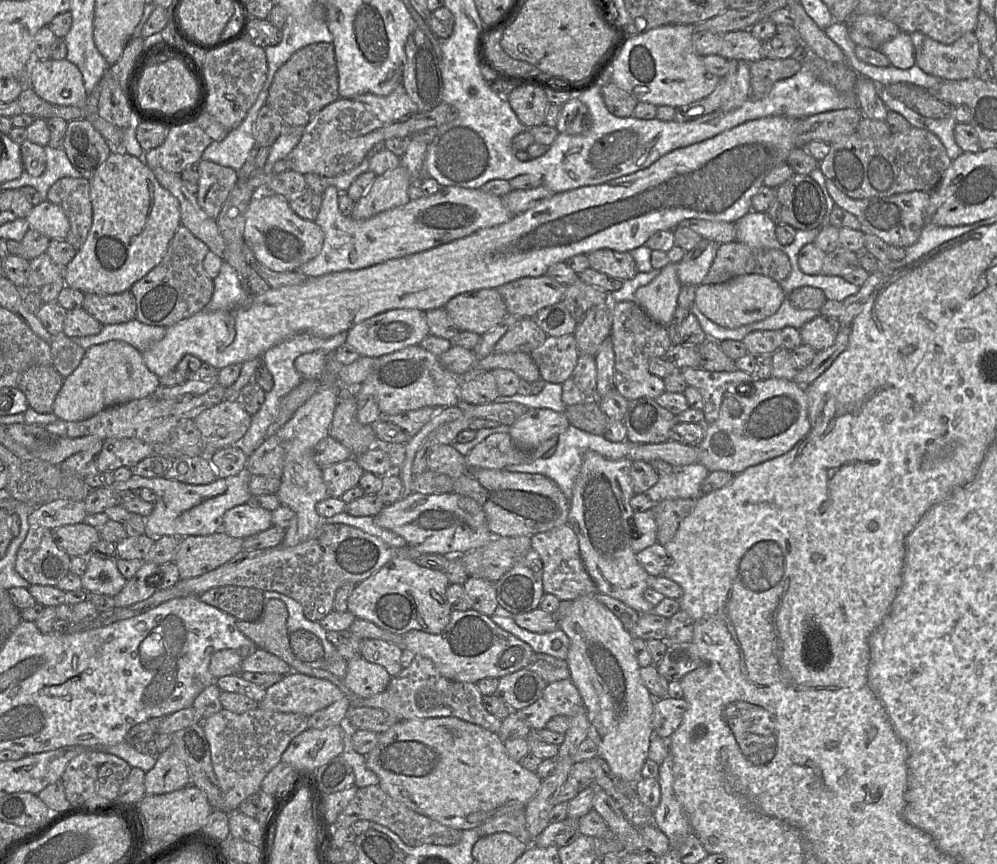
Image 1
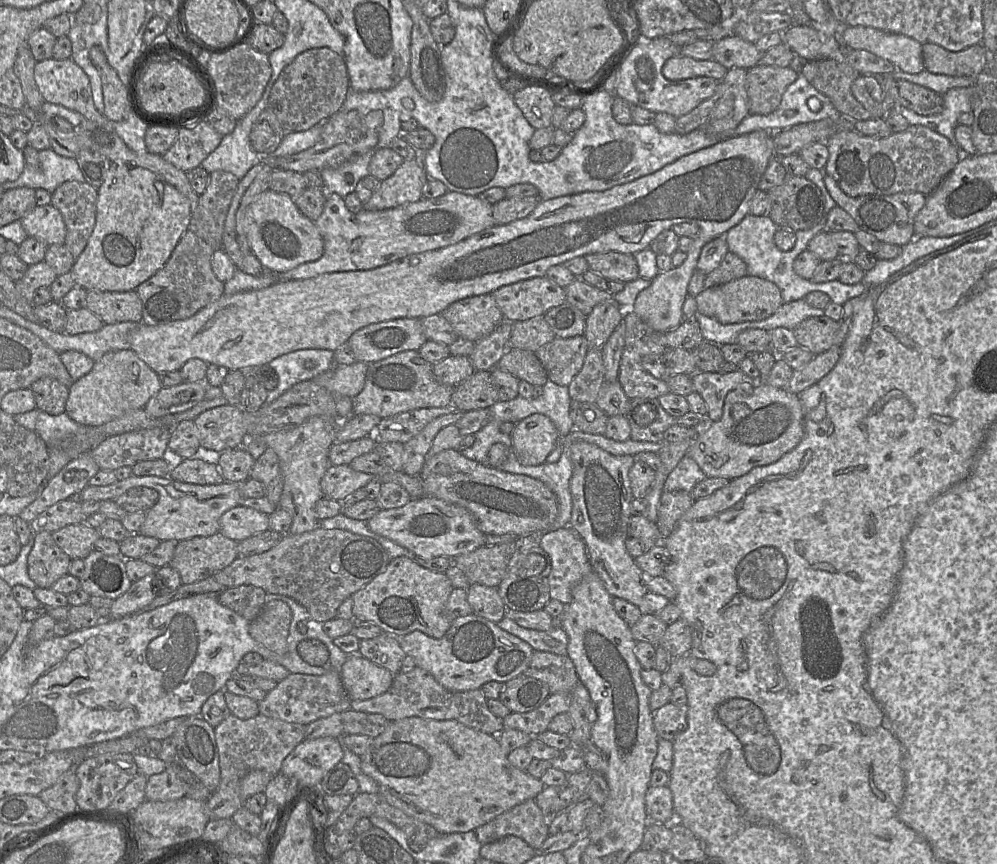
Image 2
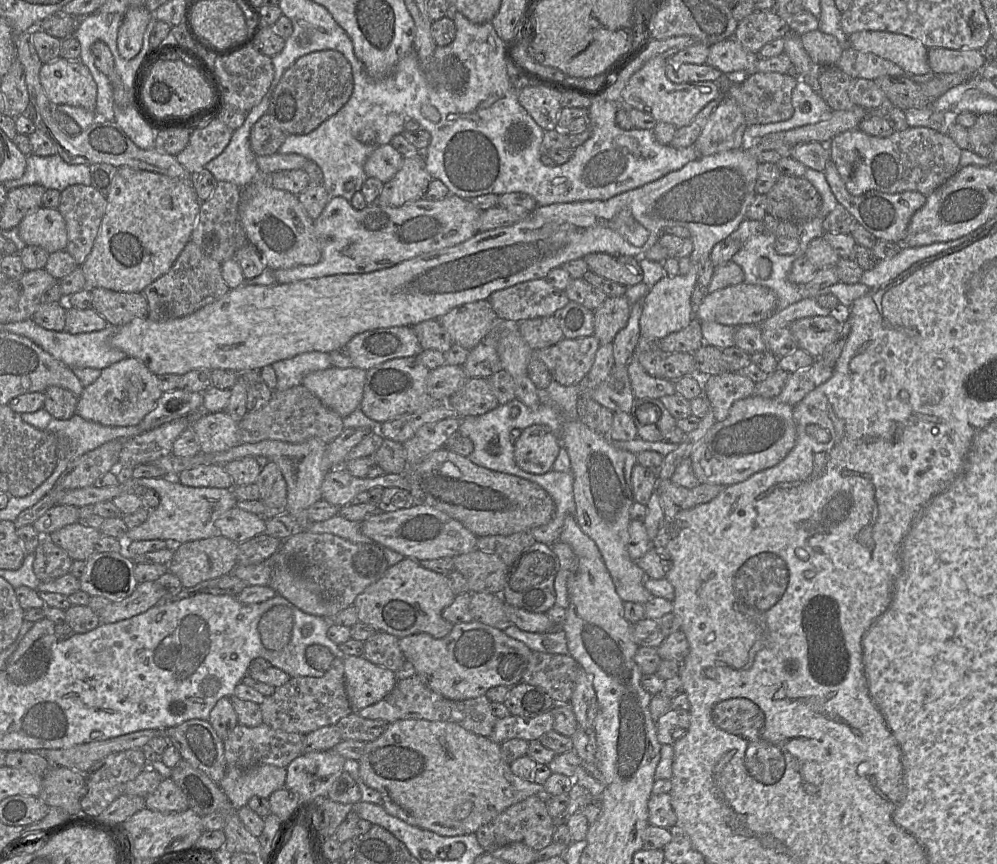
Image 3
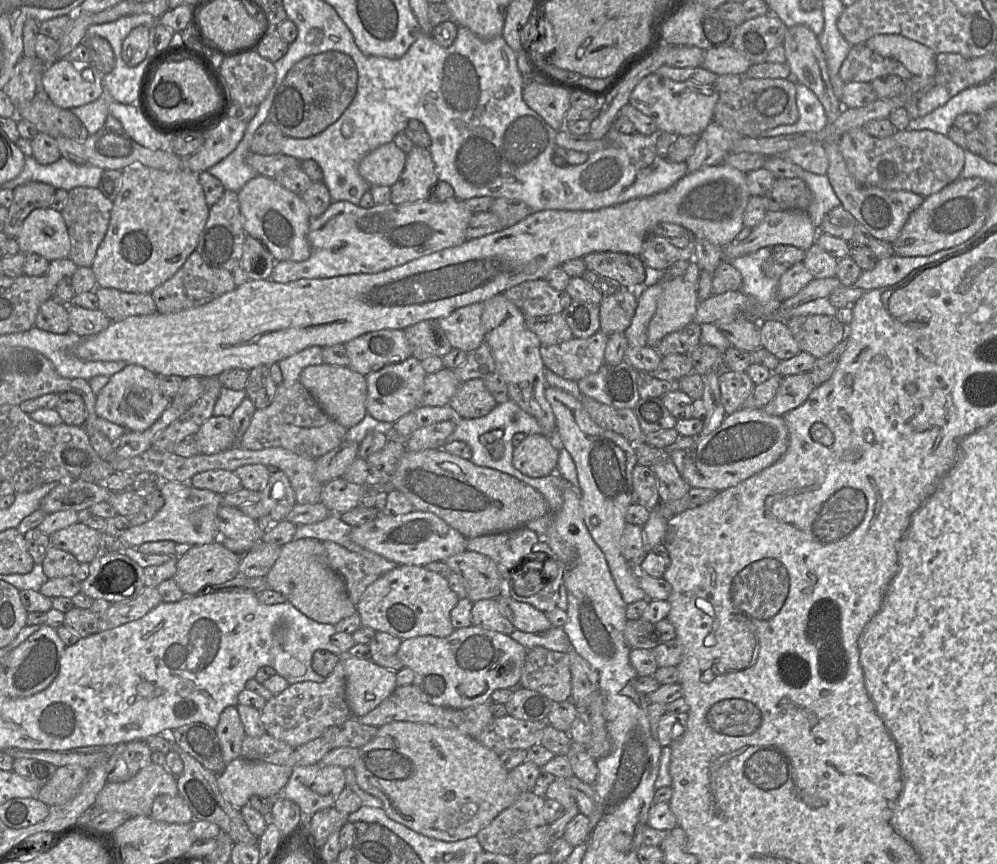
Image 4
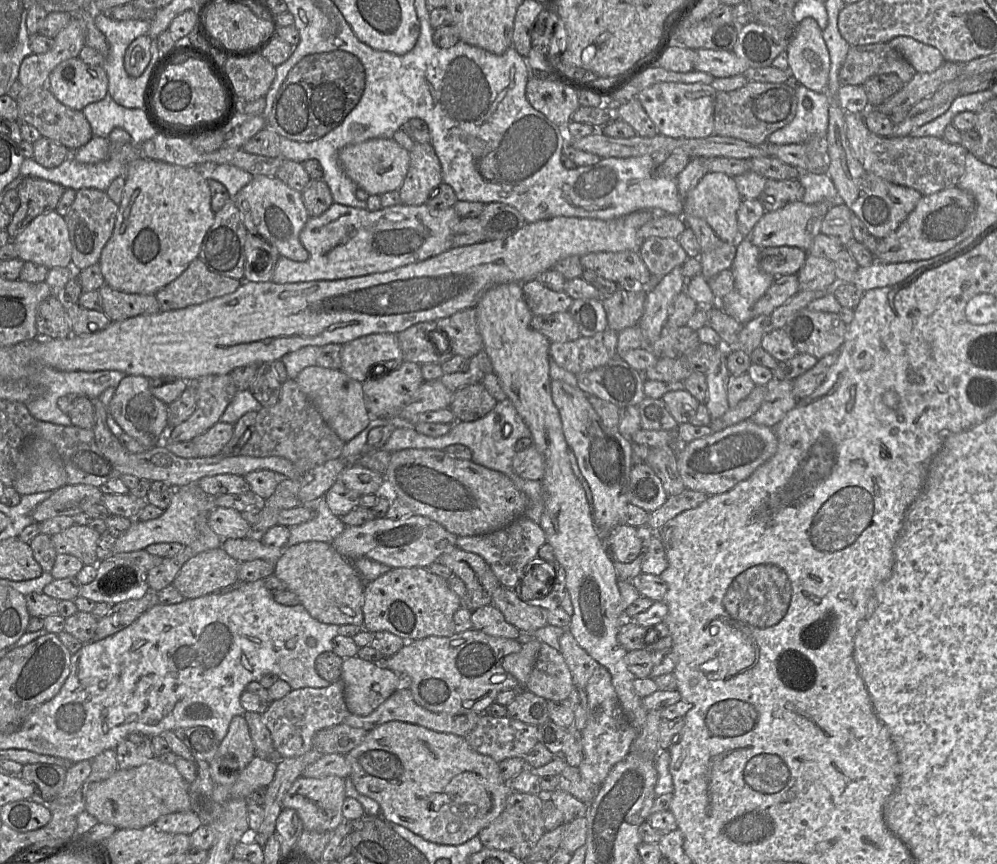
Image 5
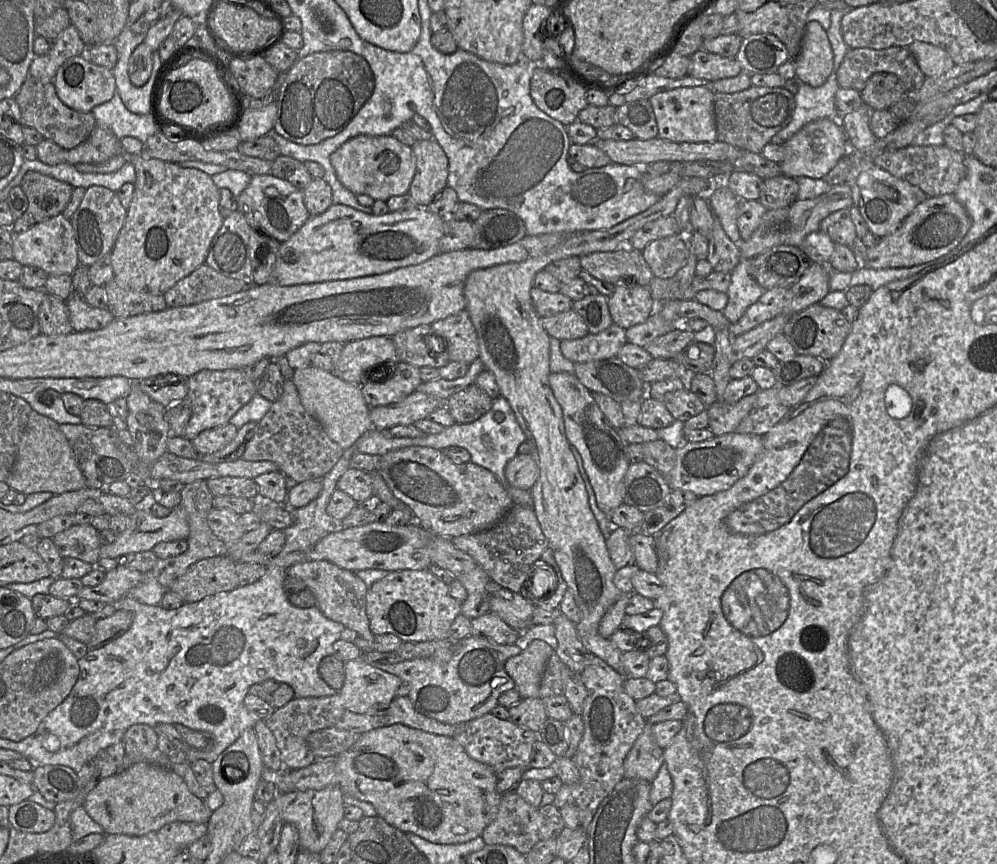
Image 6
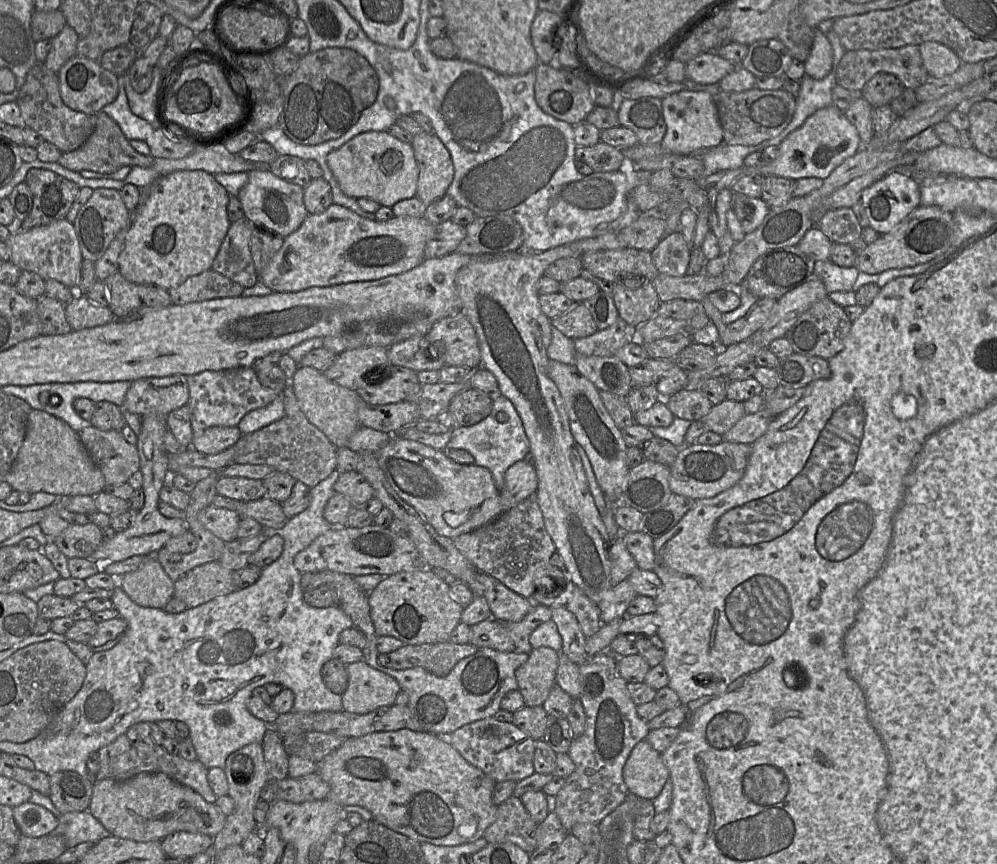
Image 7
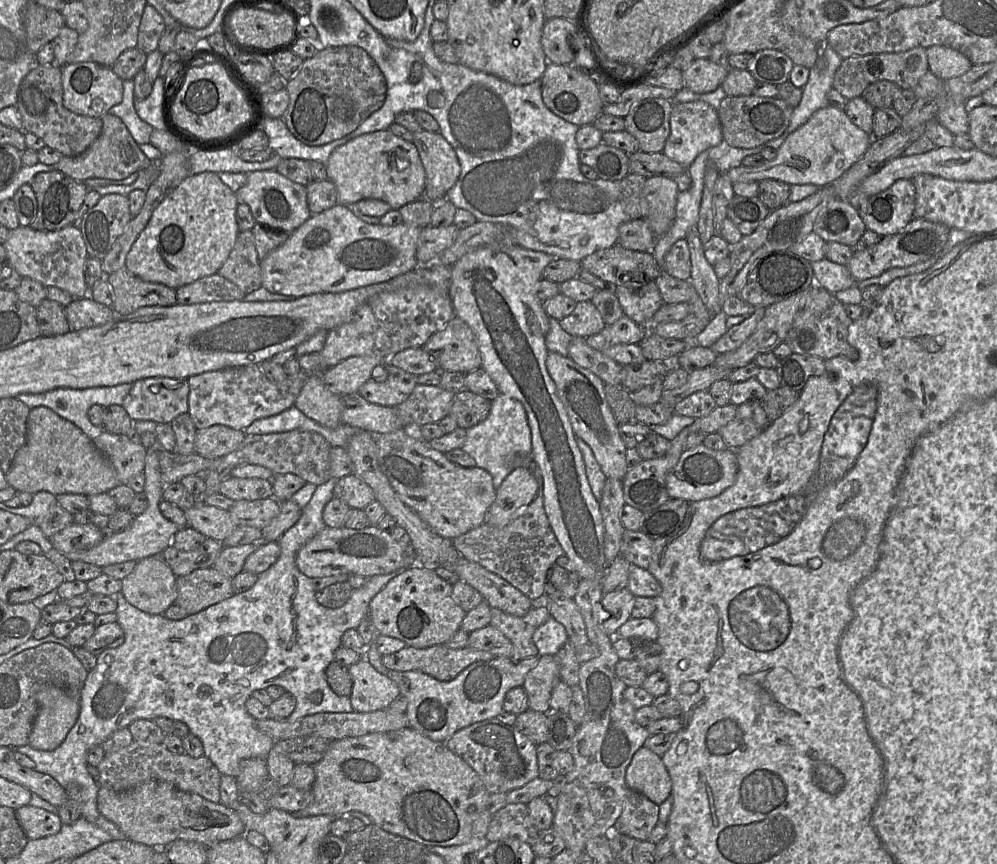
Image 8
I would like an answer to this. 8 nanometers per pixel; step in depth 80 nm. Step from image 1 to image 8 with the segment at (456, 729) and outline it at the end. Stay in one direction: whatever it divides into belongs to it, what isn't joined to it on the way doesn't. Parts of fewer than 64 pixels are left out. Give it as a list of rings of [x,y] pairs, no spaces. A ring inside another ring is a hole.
[[[411,726],[387,732],[373,732],[362,736],[345,737],[333,740],[323,758],[312,766],[315,772],[315,781],[312,785],[313,799],[307,807],[293,813],[298,817],[329,815],[334,818],[339,818],[347,817],[347,814],[351,811],[360,811],[370,817],[372,822],[383,830],[416,841],[427,847],[455,846],[466,844],[473,839],[483,838],[487,833],[493,817],[487,809],[490,793],[485,787],[481,777],[462,758],[449,750],[445,743],[433,741],[416,731]]]

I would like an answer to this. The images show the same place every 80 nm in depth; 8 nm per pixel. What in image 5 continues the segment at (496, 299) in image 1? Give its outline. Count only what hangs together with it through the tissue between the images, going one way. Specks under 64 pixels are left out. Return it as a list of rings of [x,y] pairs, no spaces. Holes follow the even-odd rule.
[[[475,307],[467,308],[451,316],[435,320],[434,324],[437,330],[432,331],[432,333],[439,333],[445,337],[446,342],[443,345],[447,344],[448,347],[450,342],[453,356],[460,355],[470,359],[483,349],[483,339],[478,331]]]

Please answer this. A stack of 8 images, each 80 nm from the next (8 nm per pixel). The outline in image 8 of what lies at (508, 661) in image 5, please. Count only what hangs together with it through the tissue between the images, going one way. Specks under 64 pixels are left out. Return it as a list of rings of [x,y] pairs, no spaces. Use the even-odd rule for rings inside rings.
[[[539,656],[537,665],[527,673],[522,685],[528,696],[528,708],[548,714],[552,690],[559,680],[556,656]]]

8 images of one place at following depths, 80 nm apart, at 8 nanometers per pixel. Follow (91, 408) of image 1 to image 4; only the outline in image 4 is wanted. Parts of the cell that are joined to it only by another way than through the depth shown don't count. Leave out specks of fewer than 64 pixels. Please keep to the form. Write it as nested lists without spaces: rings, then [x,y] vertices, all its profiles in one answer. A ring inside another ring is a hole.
[[[126,364],[119,372],[109,377],[107,384],[96,395],[95,412],[98,417],[124,427],[128,431],[142,432],[150,428],[170,405],[158,386],[156,374],[137,364]]]

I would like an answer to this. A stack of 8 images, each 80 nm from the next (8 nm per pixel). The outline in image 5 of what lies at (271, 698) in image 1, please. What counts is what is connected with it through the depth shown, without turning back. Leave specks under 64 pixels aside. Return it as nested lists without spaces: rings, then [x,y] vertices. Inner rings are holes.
[[[340,679],[324,688],[292,689],[284,697],[271,701],[261,716],[271,733],[275,750],[279,756],[292,758],[313,749],[314,735],[324,728],[341,724],[348,714],[344,699],[344,684]]]

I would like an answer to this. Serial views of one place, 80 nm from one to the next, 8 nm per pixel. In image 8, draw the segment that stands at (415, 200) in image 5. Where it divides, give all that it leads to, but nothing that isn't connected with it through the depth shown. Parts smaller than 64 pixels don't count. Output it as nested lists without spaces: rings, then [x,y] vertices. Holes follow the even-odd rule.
[[[423,129],[413,133],[412,143],[416,146],[425,169],[423,198],[433,203],[445,200],[461,170],[453,147],[440,132]]]

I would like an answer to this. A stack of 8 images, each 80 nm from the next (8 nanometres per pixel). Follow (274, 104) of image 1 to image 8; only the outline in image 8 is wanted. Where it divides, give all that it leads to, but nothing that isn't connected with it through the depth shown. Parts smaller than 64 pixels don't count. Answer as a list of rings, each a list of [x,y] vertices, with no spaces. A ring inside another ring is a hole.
[[[357,46],[327,47],[303,61],[297,73],[285,81],[289,94],[288,107],[282,116],[287,128],[308,146],[323,146],[355,131],[370,115],[379,110],[386,99],[386,79],[369,54]]]

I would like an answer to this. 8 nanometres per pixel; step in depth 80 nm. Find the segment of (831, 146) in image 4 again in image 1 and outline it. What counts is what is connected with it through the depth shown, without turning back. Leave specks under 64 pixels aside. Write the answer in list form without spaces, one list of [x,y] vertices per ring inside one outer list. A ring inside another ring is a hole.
[[[826,179],[825,185],[835,205],[857,217],[862,225],[864,234],[869,231],[888,245],[903,248],[913,245],[920,237],[926,224],[926,211],[930,202],[931,192],[912,191],[890,197],[852,199],[842,193],[831,180]]]

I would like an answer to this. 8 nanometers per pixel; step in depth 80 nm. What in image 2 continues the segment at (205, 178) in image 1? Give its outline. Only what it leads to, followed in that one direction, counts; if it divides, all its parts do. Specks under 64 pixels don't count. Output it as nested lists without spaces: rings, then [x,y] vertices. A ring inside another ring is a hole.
[[[216,170],[192,213],[189,229],[213,249],[222,249],[222,238],[227,213],[240,179],[233,173]]]

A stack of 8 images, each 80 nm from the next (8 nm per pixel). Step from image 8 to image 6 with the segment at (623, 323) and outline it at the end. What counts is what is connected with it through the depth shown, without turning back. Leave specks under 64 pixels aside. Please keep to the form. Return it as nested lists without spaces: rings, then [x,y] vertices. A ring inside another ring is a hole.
[[[616,324],[598,334],[588,334],[574,340],[561,340],[560,349],[573,363],[586,363],[617,357],[627,343],[626,330]]]

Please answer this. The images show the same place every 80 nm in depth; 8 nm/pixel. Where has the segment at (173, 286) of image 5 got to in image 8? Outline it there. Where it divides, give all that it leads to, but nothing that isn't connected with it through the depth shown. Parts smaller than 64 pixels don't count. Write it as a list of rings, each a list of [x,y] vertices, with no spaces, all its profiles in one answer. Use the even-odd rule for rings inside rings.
[[[218,273],[200,278],[176,289],[177,304],[190,305],[216,301],[240,301],[245,293]]]

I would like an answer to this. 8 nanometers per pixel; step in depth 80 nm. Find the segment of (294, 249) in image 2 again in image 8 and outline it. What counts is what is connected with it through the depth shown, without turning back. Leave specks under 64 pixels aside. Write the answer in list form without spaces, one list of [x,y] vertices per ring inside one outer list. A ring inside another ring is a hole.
[[[276,170],[249,173],[246,183],[235,194],[239,202],[249,206],[256,222],[270,229],[292,233],[312,215],[307,204],[306,187],[291,181]]]

